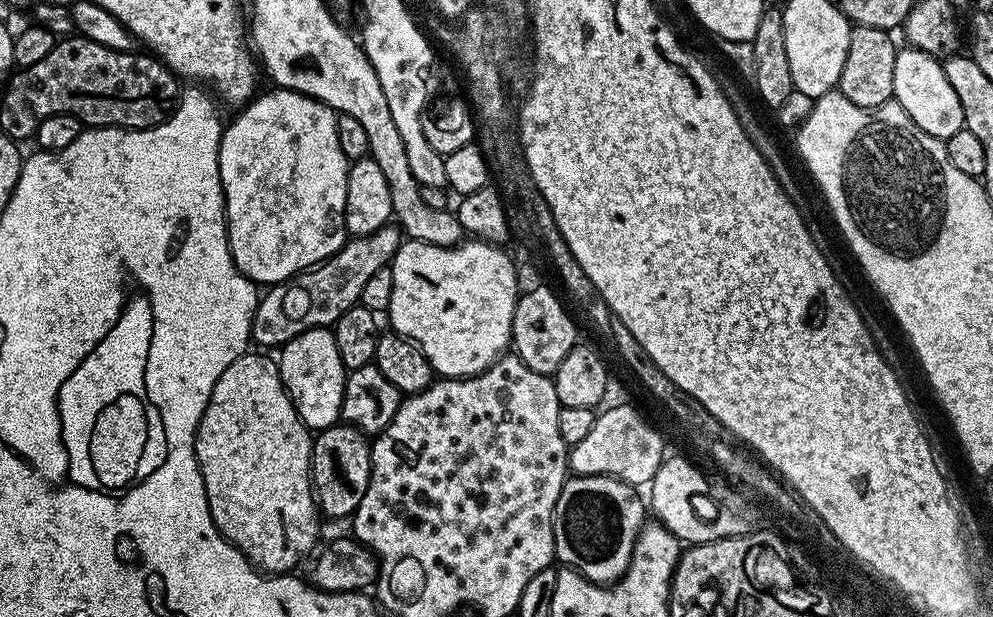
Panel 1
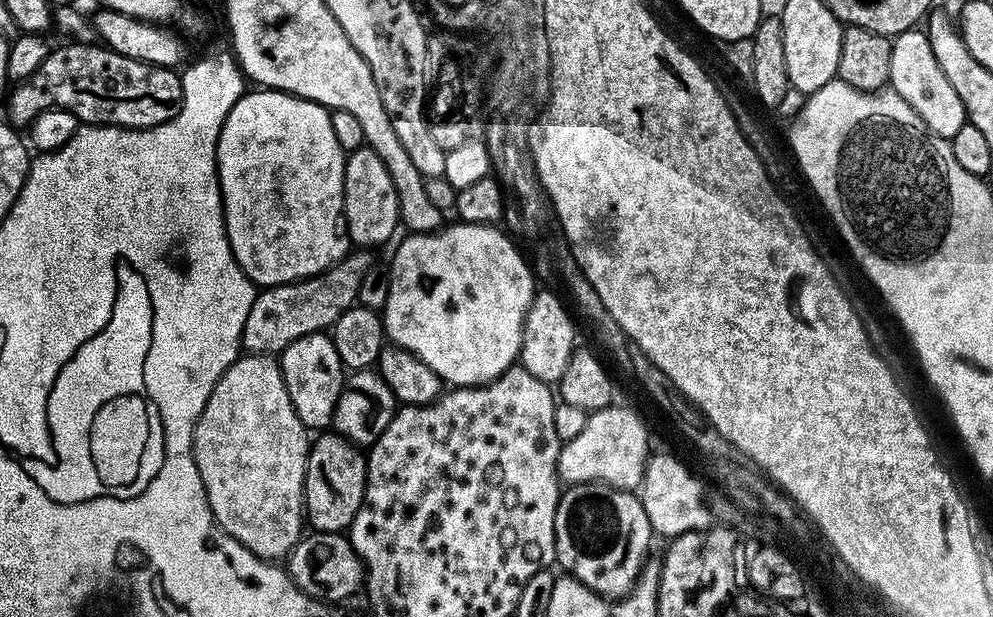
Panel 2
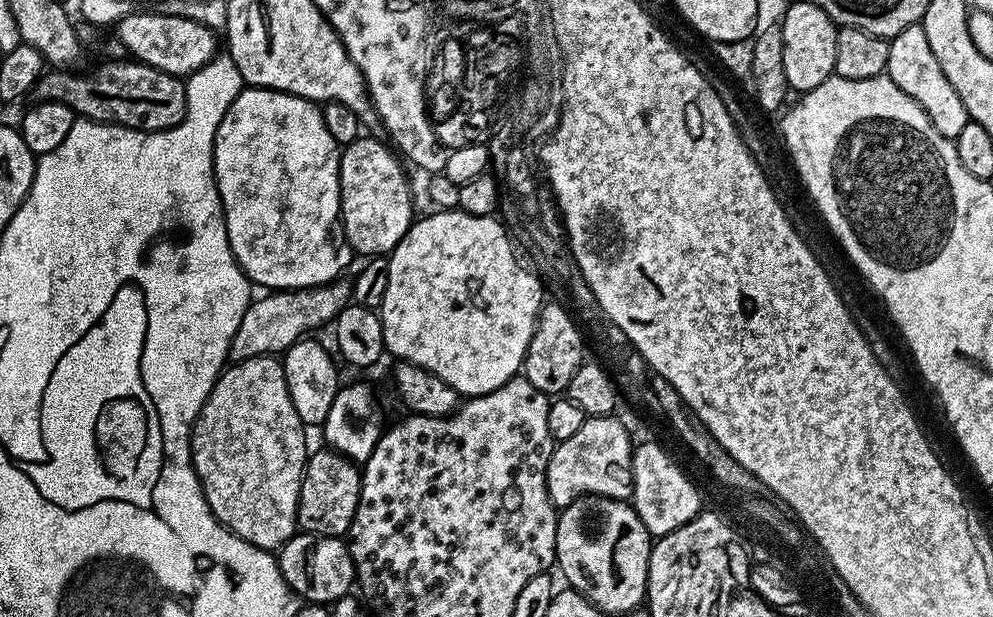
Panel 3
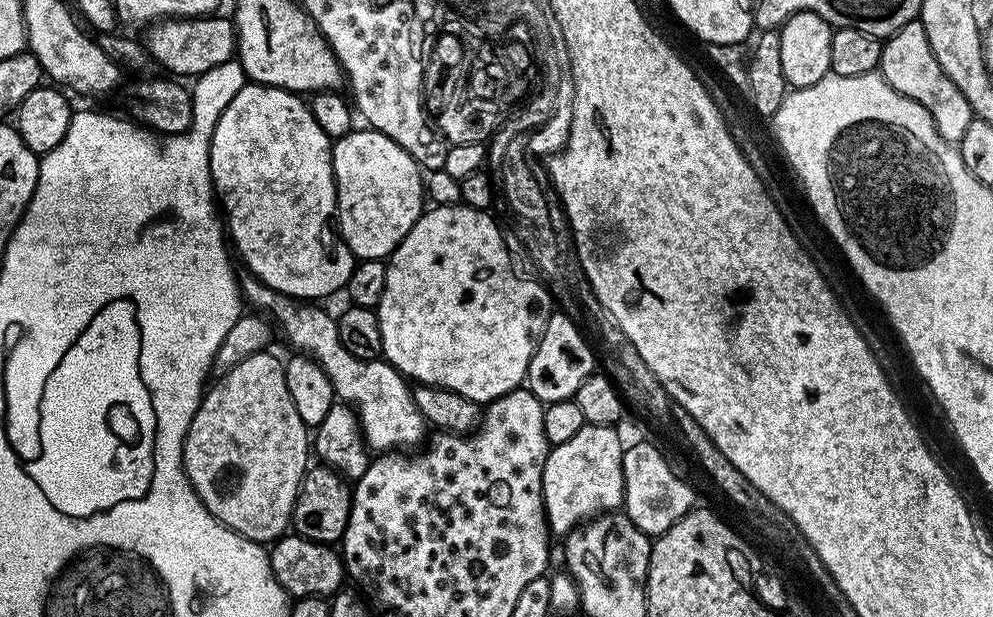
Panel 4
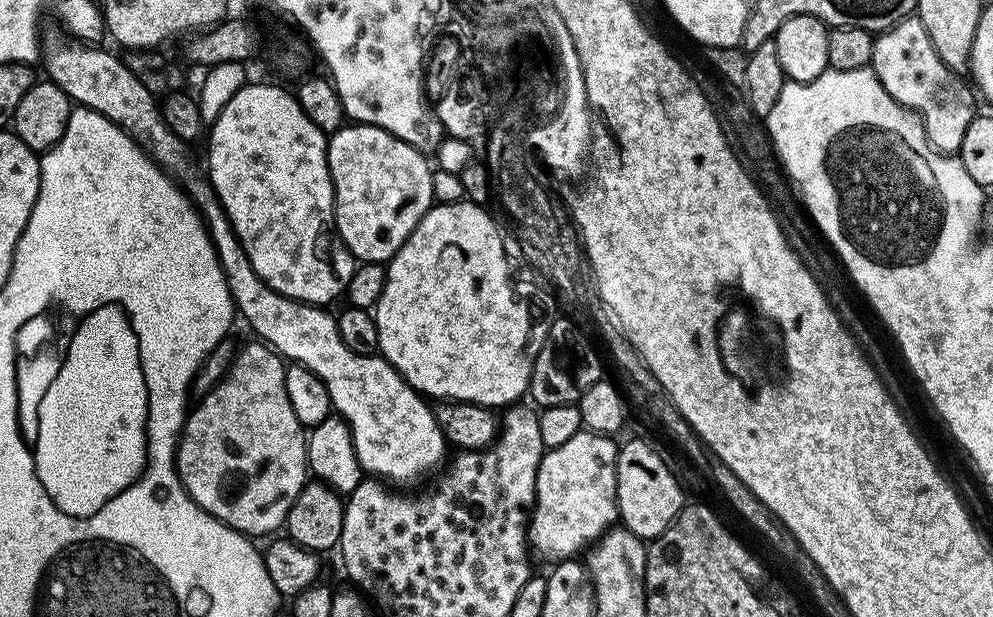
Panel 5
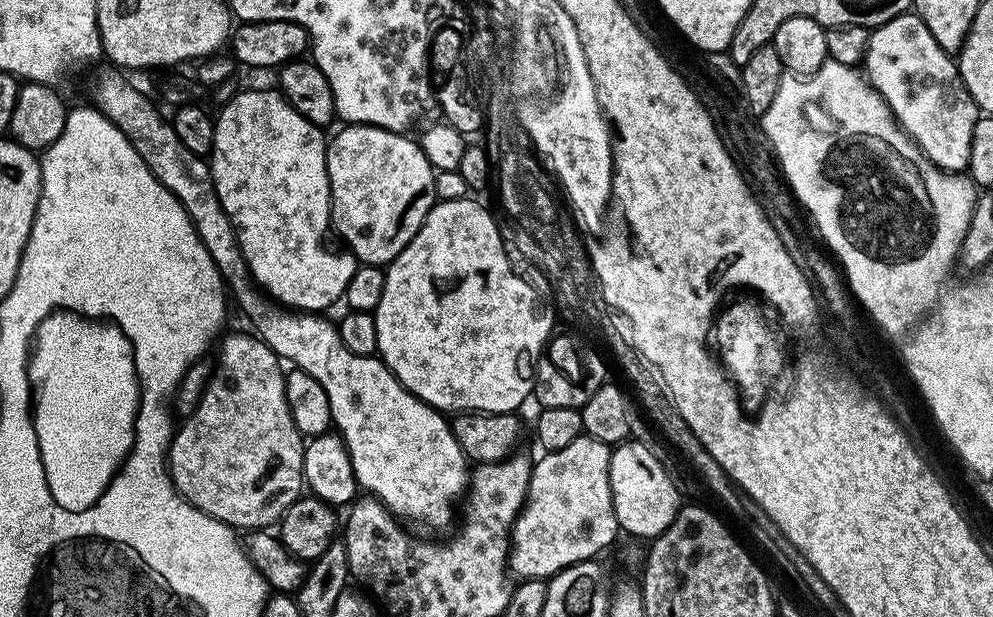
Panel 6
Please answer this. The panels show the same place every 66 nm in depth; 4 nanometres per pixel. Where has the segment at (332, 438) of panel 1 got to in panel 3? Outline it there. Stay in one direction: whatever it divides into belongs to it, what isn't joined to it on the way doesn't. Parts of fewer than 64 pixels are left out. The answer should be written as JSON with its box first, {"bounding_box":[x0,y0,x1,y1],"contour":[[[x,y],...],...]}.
{"bounding_box":[296,447,361,537],"contour":[[[321,447],[321,452],[313,451],[309,455],[308,463],[304,466],[304,477],[300,483],[300,501],[296,511],[296,523],[299,531],[309,532],[315,536],[339,536],[343,537],[352,525],[352,519],[356,513],[356,507],[360,501],[361,469],[353,461],[341,454],[333,452],[331,448]]]}

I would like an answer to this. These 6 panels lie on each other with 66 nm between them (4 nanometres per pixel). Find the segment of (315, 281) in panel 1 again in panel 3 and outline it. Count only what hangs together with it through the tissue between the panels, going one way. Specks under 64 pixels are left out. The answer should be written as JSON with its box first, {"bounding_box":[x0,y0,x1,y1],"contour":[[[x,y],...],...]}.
{"bounding_box":[228,278,352,364],"contour":[[[348,278],[334,280],[330,284],[320,284],[317,288],[297,288],[295,290],[272,290],[264,297],[253,299],[234,338],[230,342],[228,359],[232,364],[246,362],[250,358],[283,354],[305,334],[312,334],[315,328],[323,324],[331,325],[336,315],[350,303],[352,281]]]}

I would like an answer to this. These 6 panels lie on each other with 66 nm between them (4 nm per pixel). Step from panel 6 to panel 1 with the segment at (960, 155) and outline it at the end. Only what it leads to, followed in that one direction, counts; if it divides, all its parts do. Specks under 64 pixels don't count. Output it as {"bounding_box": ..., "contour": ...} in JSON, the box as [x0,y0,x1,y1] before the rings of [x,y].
{"bounding_box":[892,46,966,142],"contour":[[[911,46],[901,47],[897,51],[892,95],[895,103],[900,104],[902,110],[906,110],[906,114],[910,114],[910,118],[914,118],[914,122],[934,138],[946,142],[966,126],[962,102],[958,94],[954,94],[950,78],[946,78],[944,65],[930,53]]]}

